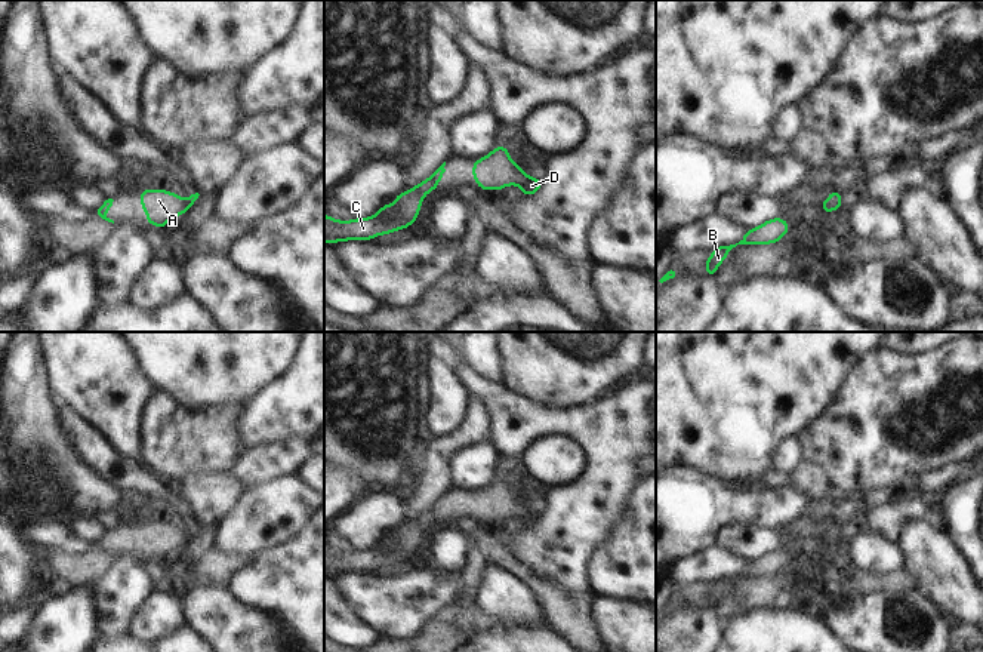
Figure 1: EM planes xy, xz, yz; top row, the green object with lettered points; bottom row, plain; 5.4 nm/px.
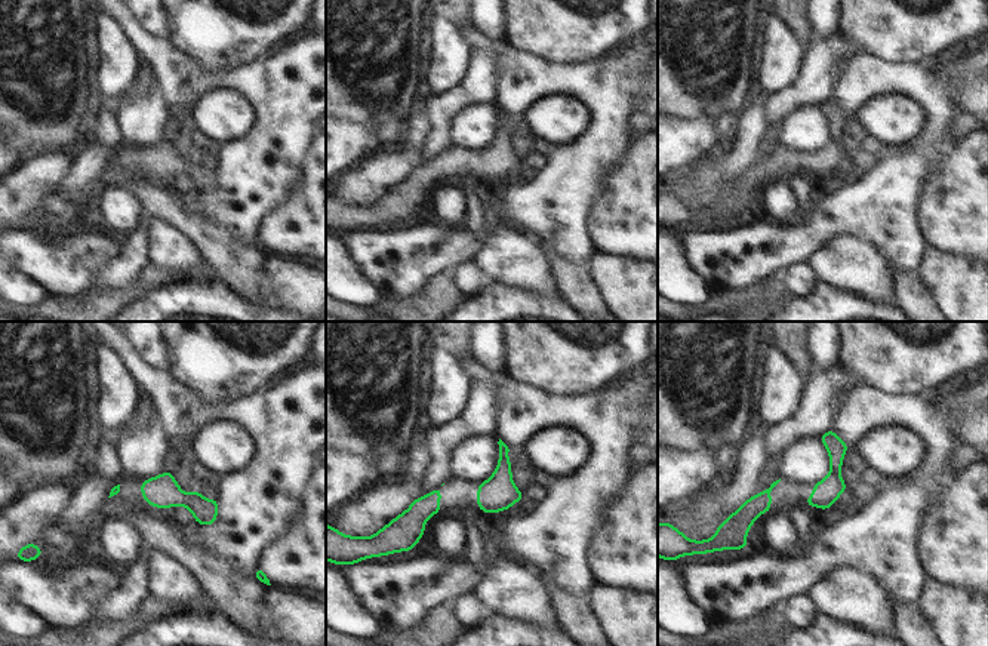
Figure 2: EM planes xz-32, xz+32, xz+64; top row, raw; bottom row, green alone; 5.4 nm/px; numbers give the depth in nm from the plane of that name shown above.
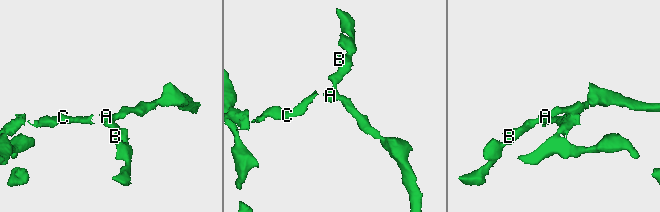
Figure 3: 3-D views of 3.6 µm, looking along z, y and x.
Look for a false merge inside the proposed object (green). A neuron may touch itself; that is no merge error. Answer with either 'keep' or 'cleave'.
keep

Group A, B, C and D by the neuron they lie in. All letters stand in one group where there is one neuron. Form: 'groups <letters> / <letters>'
groups A B C D

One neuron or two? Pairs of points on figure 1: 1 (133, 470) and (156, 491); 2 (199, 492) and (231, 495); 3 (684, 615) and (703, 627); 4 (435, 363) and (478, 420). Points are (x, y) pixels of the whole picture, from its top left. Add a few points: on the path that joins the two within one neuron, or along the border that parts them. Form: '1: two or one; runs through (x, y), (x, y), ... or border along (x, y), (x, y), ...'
1: one; runs through (139, 476), (150, 485)
2: one; runs through (206, 494), (224, 495)
3: one; runs through (687, 620), (699, 630)
4: two; border along (472, 397), (467, 421), (449, 437)

